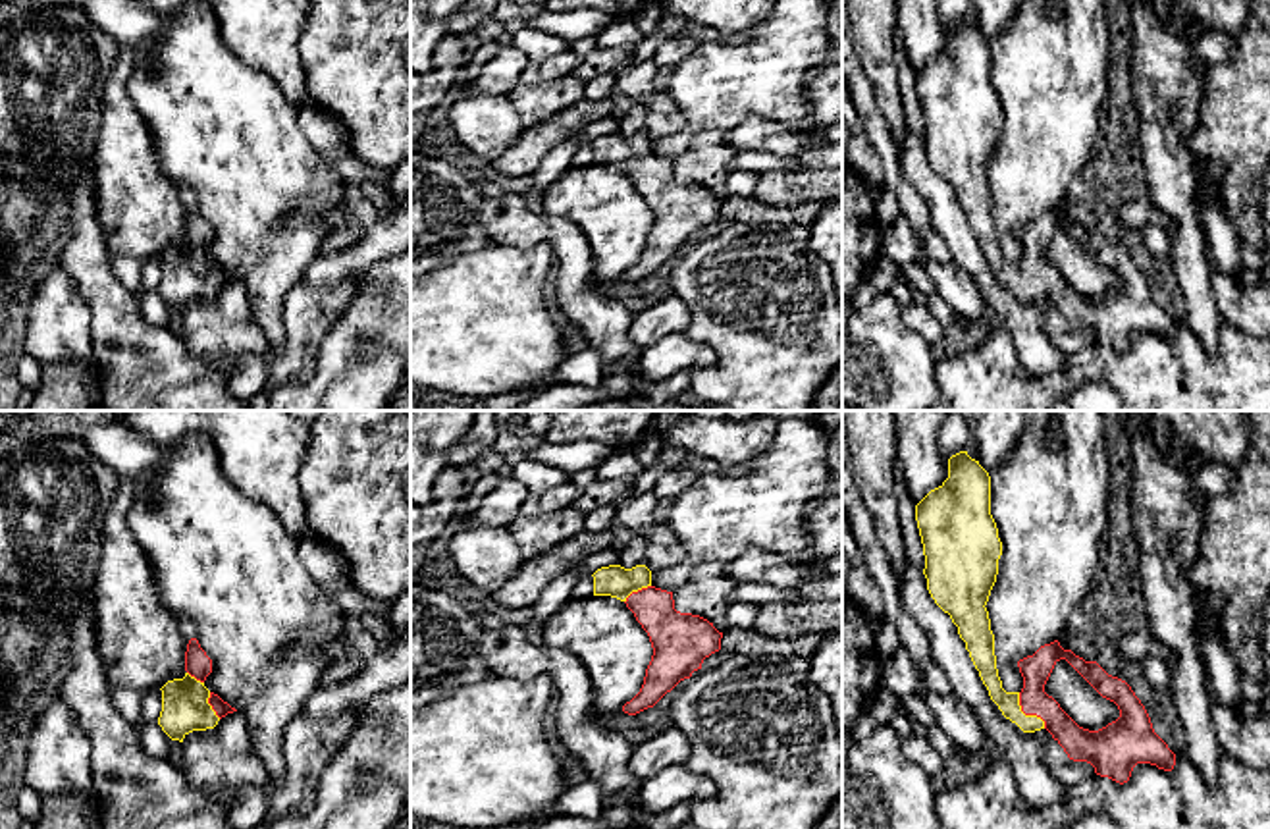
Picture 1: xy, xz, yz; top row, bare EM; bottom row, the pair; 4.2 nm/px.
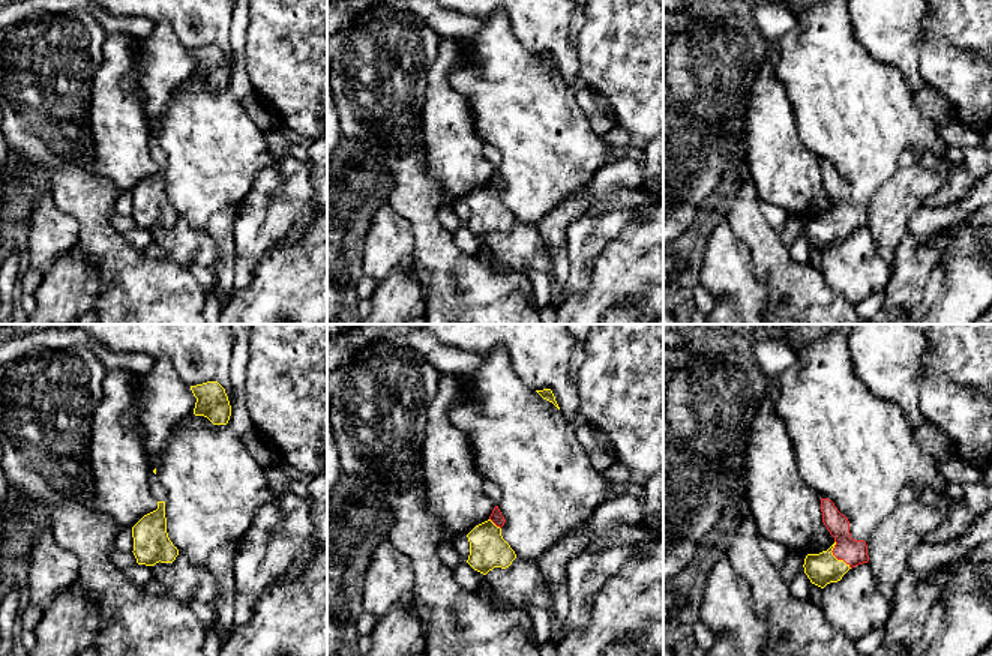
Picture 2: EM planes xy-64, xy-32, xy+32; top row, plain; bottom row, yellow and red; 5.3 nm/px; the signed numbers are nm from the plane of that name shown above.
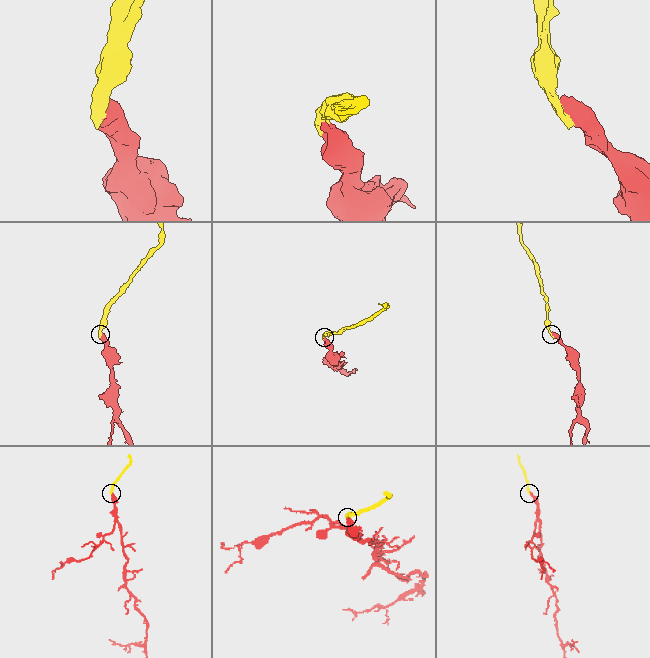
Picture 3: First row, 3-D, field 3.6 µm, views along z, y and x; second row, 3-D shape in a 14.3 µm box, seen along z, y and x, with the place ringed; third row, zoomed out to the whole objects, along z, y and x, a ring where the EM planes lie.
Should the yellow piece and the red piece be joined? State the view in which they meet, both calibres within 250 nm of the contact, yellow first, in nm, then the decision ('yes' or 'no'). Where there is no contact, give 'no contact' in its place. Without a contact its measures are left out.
yz | 100/140 nm | yes

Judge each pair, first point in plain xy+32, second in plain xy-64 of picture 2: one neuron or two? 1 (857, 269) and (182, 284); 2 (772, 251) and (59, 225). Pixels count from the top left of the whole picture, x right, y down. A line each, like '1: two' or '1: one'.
1: two
2: two

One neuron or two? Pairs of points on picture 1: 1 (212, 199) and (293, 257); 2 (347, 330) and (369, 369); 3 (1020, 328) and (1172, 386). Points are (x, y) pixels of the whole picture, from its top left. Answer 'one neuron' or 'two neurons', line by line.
1: two neurons
2: two neurons
3: two neurons

